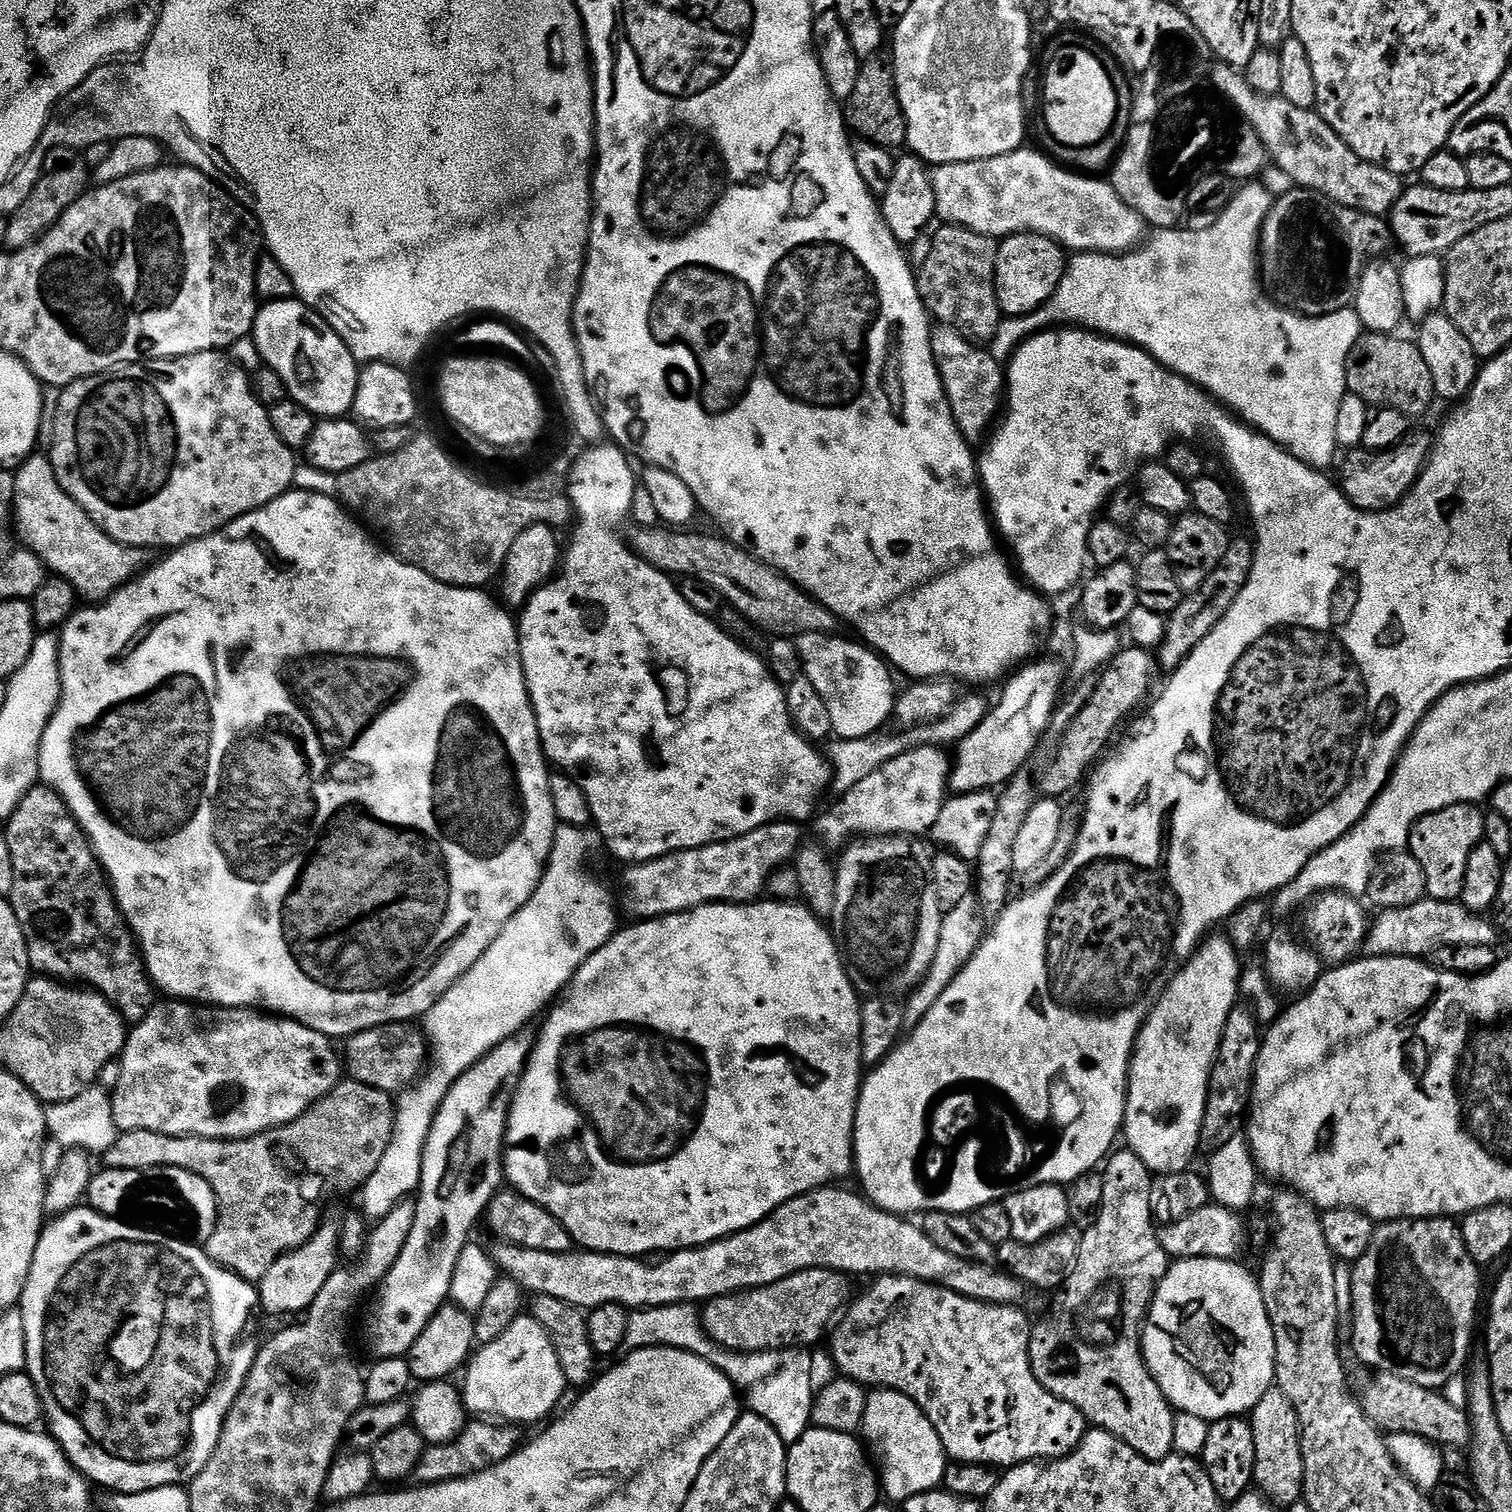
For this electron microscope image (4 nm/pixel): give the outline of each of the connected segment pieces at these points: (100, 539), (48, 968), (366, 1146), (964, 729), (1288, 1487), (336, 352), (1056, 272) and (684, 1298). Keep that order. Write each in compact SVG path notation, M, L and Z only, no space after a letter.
M33 454L27 457L15 469L14 475L16 477L16 497L12 503L14 528L19 539L20 536L24 539L21 540L23 547L27 548L29 552L38 554L38 558L51 575L60 576L66 582L70 582L70 586L74 586L77 597L84 599L85 596L88 599L85 601L88 602L103 602L109 596L113 596L119 588L133 583L136 577L149 567L149 549L125 548L123 544L119 544L114 538L107 536L88 517L88 511L78 502L74 502L74 498L70 498L70 494L66 494L66 490L62 490L58 478L54 474L52 461L47 455Z
M47 786L34 787L24 795L22 802L14 810L14 814L8 817L2 828L2 835L6 838L6 846L10 850L10 858L12 859L10 903L18 922L22 926L24 936L28 940L28 964L31 971L41 977L55 978L61 982L79 982L81 985L99 992L100 995L106 997L108 1001L120 1009L120 1015L129 1025L135 1026L140 1023L142 1018L146 1018L148 1009L154 1000L152 997L154 986L144 971L144 961L138 951L136 937L132 935L132 929L125 922L124 915L120 912L119 906L116 905L116 899L112 897L111 887L105 877L104 869L100 866L100 861L96 859L96 854L92 851L92 844L88 841L87 835L81 831L77 817L75 815L72 817L68 813L68 808L64 803L66 803L65 799L60 797L57 792L52 791L51 788Z
M351 1078L341 1079L333 1092L307 1108L298 1119L281 1128L272 1128L245 1140L200 1140L196 1136L166 1136L148 1130L120 1132L117 1140L102 1156L104 1168L138 1170L145 1174L151 1168L181 1168L198 1174L216 1195L216 1225L206 1238L210 1259L221 1268L249 1282L259 1282L279 1256L301 1248L322 1223L320 1208L308 1204L319 1188L332 1192L336 1187L363 1186L372 1177L382 1154L392 1141L396 1109L389 1093L366 1086Z
M961 697L955 707L942 719L933 721L930 724L920 725L916 729L903 731L899 733L900 736L879 732L874 735L868 735L866 738L850 740L838 738L831 741L827 745L829 748L826 748L826 758L833 771L833 791L835 792L836 790L837 795L843 795L856 786L858 782L868 778L874 770L880 769L886 762L901 756L902 753L912 747L952 746L961 742L983 722L989 711L990 704L987 704L984 697Z
M1279 1386L1273 1387L1256 1403L1250 1421L1256 1446L1255 1483L1273 1501L1298 1499L1304 1483L1304 1445L1302 1423L1292 1400Z
M299 298L265 303L257 311L256 325L252 327L251 339L256 340L256 352L264 359L263 363L272 368L274 374L278 374L278 378L282 378L285 393L294 398L295 402L304 407L313 417L320 418L328 413L344 418L351 413L360 377L358 361L353 356L350 345L341 338L339 331L316 309L308 307Z
M1015 232L1012 236L1003 237L996 250L996 293L1001 313L1008 318L1029 316L1043 306L1055 294L1056 287L1064 277L1066 267L1064 255L1066 255L1065 249L1051 236L1040 236L1037 232Z
M825 1186L788 1200L753 1228L735 1232L733 1236L724 1236L713 1244L704 1244L701 1248L681 1248L679 1252L665 1255L661 1264L644 1264L648 1262L634 1256L610 1256L606 1252L587 1250L546 1254L542 1250L526 1250L516 1244L503 1242L496 1242L490 1248L490 1257L505 1277L519 1282L521 1289L529 1293L532 1291L532 1294L558 1298L581 1310L591 1310L603 1304L621 1304L623 1308L639 1310L661 1308L667 1304L692 1304L696 1300L707 1302L719 1296L729 1296L731 1292L761 1288L782 1278L790 1278L790 1274L798 1274L811 1268L830 1268L845 1274L872 1272L871 1274L912 1276L915 1280L925 1280L927 1284L936 1284L940 1288L987 1304L1016 1306L1021 1303L1019 1300L1024 1296L1026 1285L1011 1272L992 1264L975 1264L966 1258L958 1258L958 1254L942 1250L938 1242L934 1242L924 1233L919 1223L911 1224L908 1221L911 1219L903 1215L883 1212L863 1195L855 1196L852 1192L843 1192L836 1187L840 1186Z

